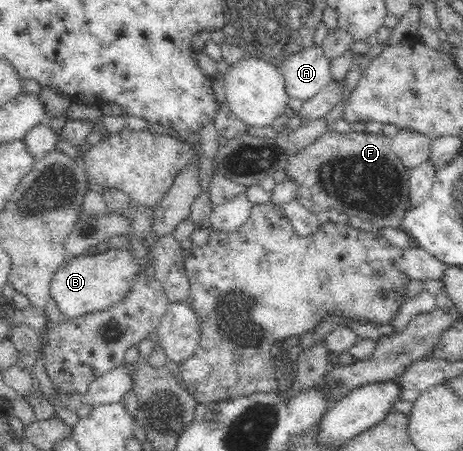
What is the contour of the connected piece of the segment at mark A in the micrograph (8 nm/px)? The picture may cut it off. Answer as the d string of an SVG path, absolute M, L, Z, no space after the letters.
M316 44L289 55L277 68L284 76L288 97L303 102L318 95L334 81L329 59L323 48Z

